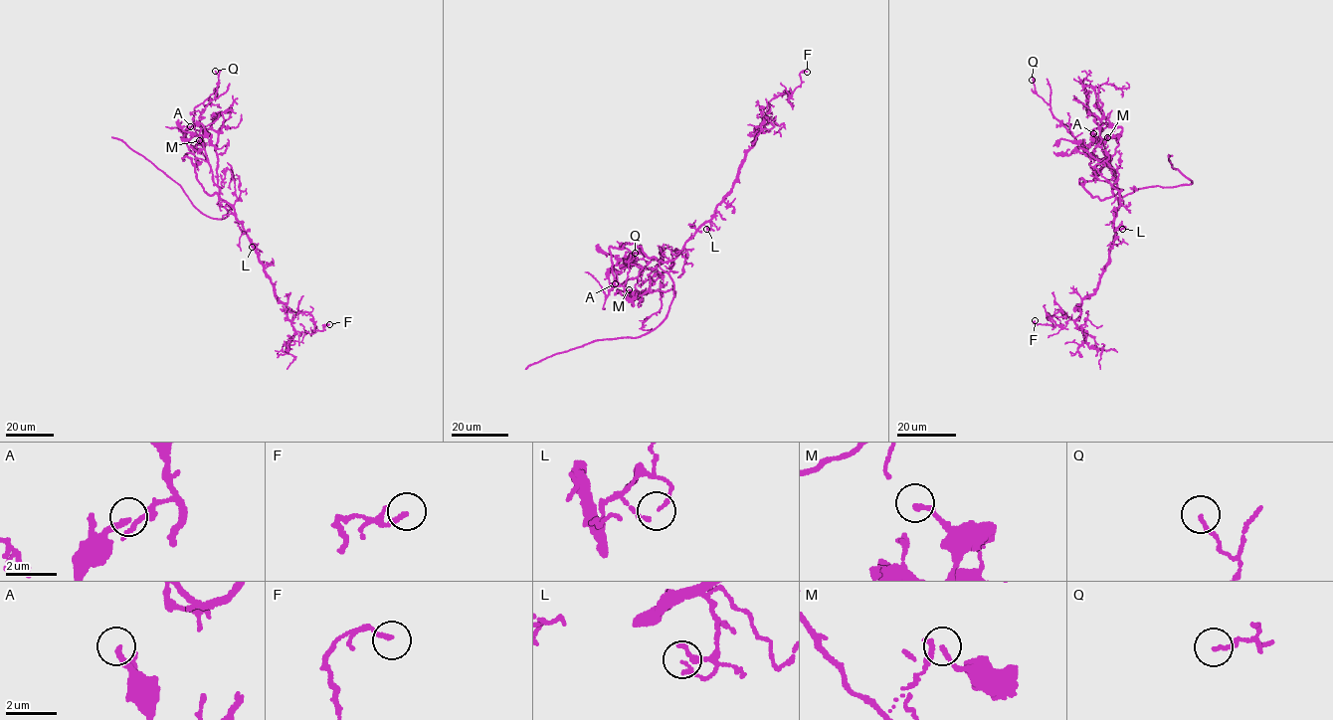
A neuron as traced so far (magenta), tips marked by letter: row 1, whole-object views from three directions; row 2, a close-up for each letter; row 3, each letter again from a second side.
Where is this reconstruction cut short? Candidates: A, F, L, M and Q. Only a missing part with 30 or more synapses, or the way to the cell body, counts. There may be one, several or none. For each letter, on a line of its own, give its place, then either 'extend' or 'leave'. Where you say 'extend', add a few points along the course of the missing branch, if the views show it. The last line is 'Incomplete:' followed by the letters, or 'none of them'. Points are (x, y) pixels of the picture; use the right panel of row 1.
A: at (1093, 133); leave
F: at (1035, 320); leave
L: at (1122, 229); leave
M: at (1107, 137); leave
Q: at (1032, 80); leave
Incomplete: none of them

